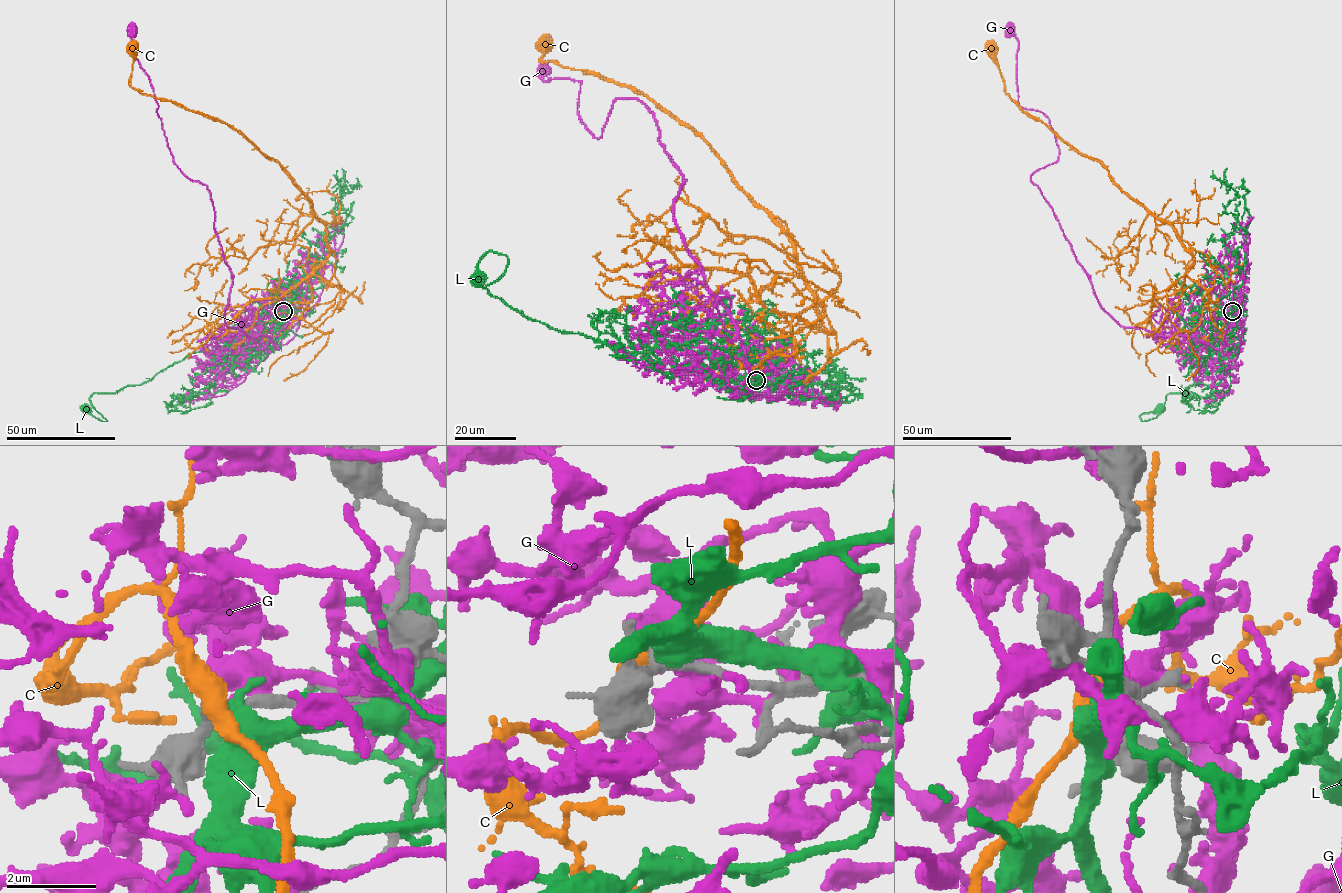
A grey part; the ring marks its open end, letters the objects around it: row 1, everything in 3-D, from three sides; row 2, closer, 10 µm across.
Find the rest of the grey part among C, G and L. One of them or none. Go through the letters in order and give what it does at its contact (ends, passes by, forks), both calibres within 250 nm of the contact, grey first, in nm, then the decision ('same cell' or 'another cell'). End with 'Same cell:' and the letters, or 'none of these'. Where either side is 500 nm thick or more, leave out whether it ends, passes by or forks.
C: it passes by; 240 nm thick on the grey side, 460 nm on the other; another cell
G: it passes by; 240 nm thick on the grey side, 400 nm on the other; another cell
L: it ends there; 240 nm thick on the grey side, 440 nm on the other; another cell
Same cell: none of these

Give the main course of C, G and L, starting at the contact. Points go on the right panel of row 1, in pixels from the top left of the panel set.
C: (1232, 311), (1219, 329), (1208, 294), (1186, 274), (1193, 257), (1175, 229), (1022, 110), (1004, 91), (990, 48)
G: (1233, 311), (1215, 349), (1122, 327), (1103, 308), (1031, 180), (1058, 146), (1049, 119), (1019, 106), (1010, 30)
L: (1233, 311), (1233, 323), (1222, 327), (1195, 384), (1170, 393), (1156, 418), (1140, 418), (1159, 409)

